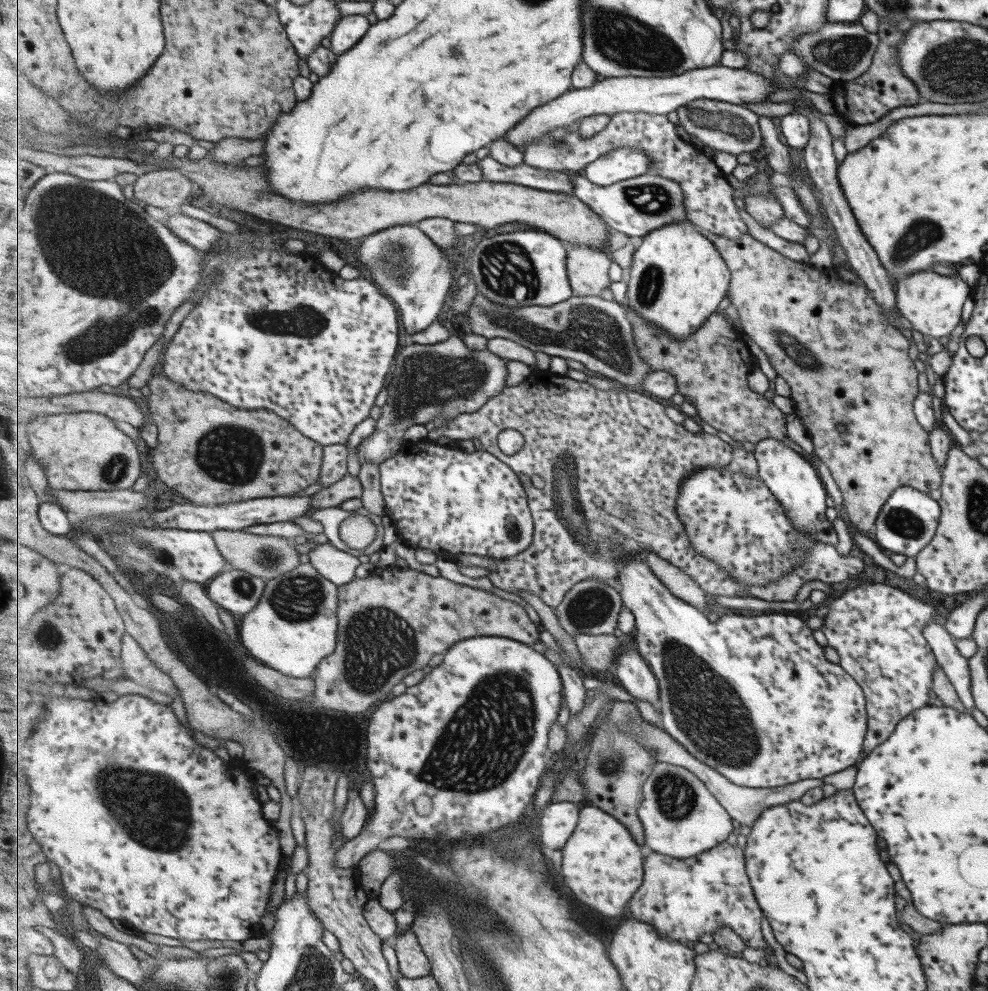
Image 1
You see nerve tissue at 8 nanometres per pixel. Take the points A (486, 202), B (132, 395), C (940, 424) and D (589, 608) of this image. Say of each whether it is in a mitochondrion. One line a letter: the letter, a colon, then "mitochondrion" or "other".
A: other
B: other
C: other
D: mitochondrion

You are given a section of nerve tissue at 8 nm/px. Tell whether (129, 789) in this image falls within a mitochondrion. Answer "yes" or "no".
yes

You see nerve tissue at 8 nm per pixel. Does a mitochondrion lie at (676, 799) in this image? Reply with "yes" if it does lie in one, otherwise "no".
yes

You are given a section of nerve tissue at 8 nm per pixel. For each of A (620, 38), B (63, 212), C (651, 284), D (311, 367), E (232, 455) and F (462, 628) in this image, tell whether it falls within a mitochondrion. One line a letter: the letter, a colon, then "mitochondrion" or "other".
A: mitochondrion
B: mitochondrion
C: mitochondrion
D: other
E: mitochondrion
F: other

